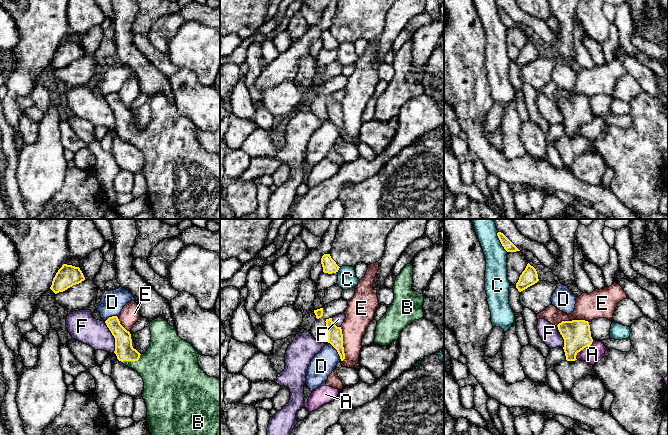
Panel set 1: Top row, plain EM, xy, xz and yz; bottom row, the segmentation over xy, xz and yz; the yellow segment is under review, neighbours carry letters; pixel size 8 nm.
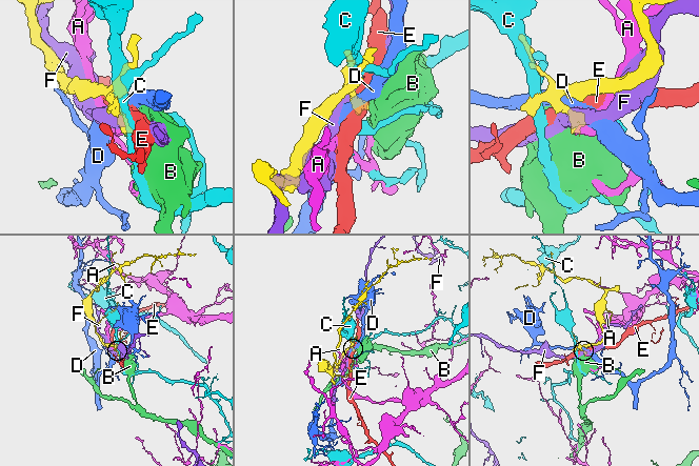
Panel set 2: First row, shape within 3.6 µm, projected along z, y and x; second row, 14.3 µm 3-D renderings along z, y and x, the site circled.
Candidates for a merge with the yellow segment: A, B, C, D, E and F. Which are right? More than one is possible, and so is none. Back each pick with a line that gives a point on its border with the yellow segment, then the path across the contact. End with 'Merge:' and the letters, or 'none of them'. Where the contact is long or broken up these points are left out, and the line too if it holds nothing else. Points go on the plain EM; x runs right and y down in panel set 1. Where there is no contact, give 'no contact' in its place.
B: meets yellow in xy at (132, 136); runs through xy (124, 126), (132, 136), (155, 143), (162, 143)
Merge: B

